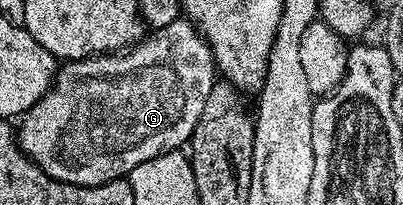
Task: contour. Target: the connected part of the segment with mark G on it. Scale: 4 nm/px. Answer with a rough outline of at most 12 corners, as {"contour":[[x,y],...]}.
{"contour":[[185,17],[57,67],[16,126],[57,182],[189,143],[216,81]]}

